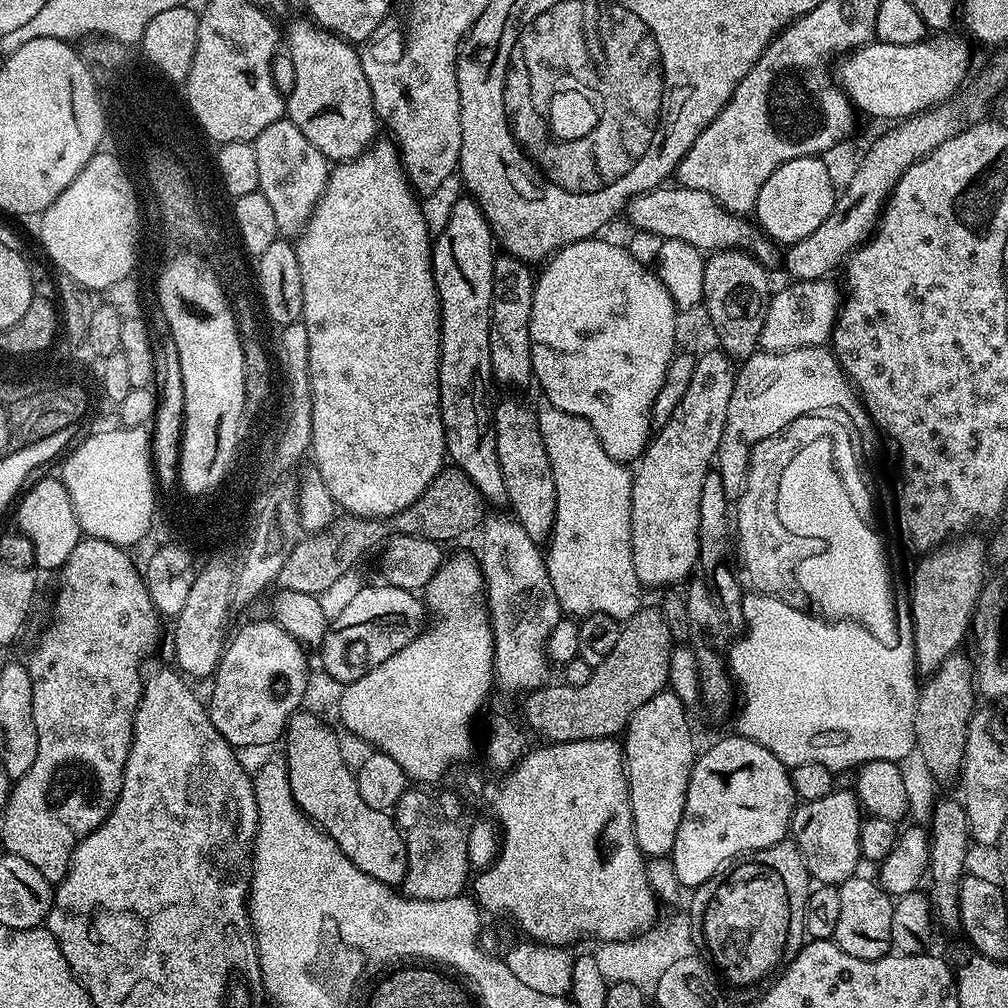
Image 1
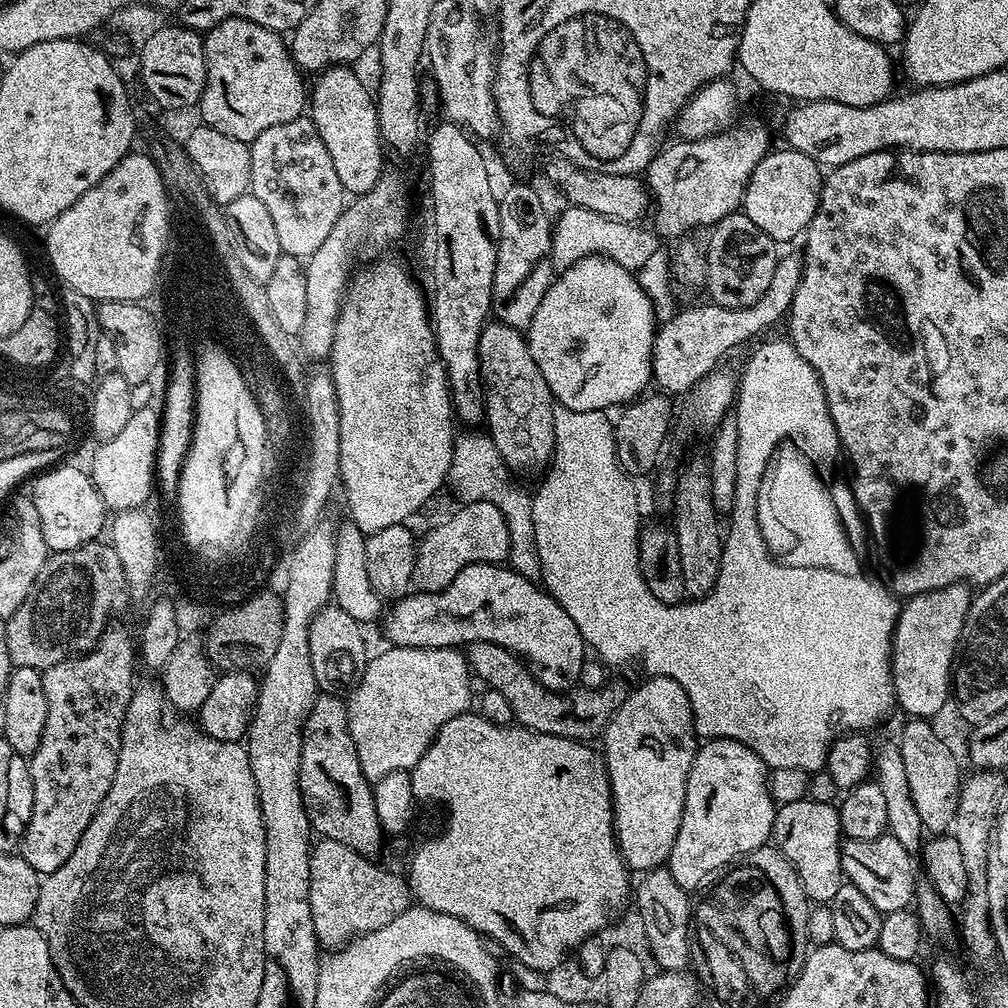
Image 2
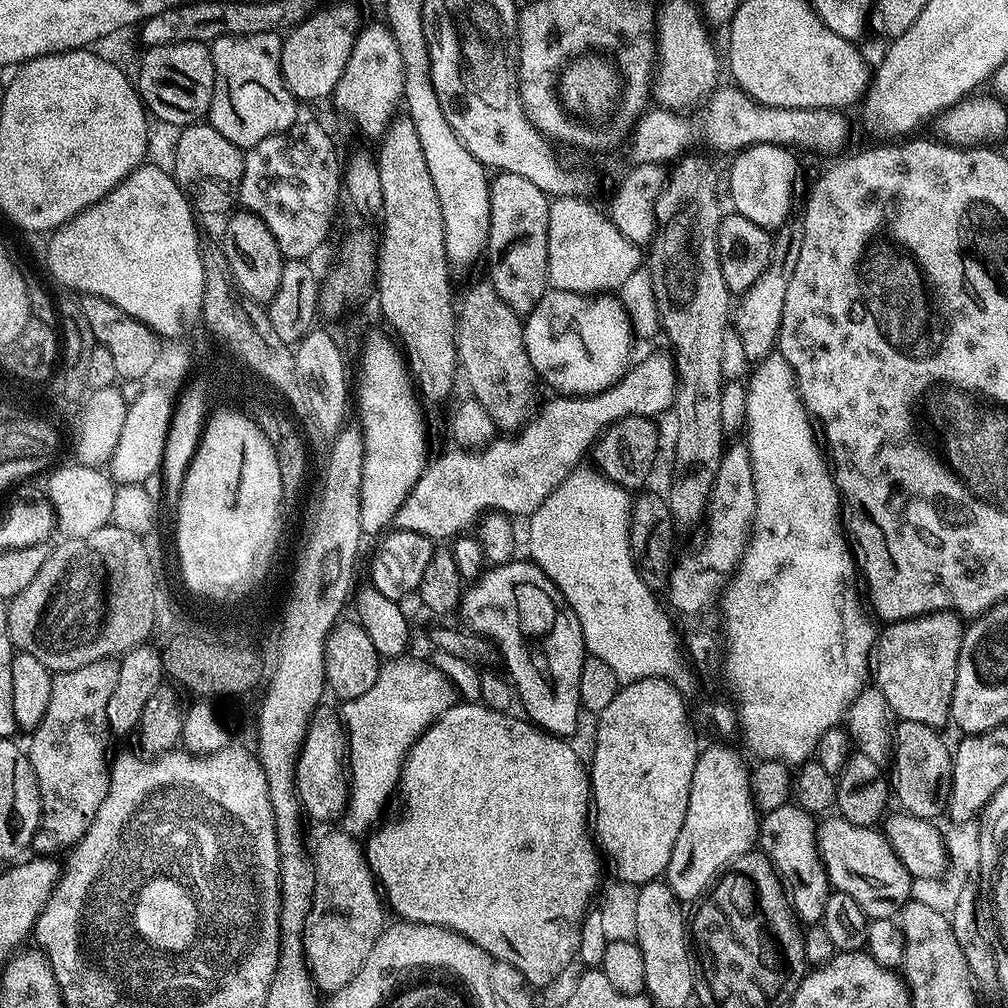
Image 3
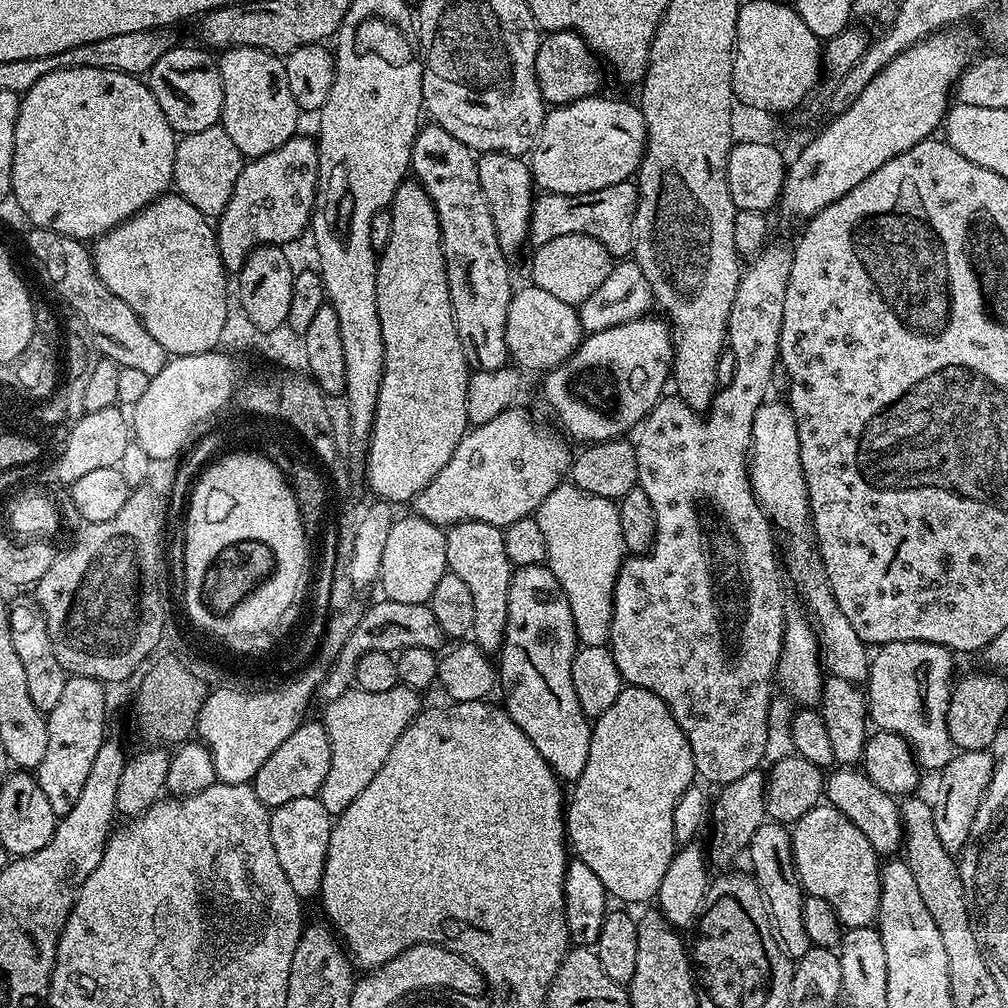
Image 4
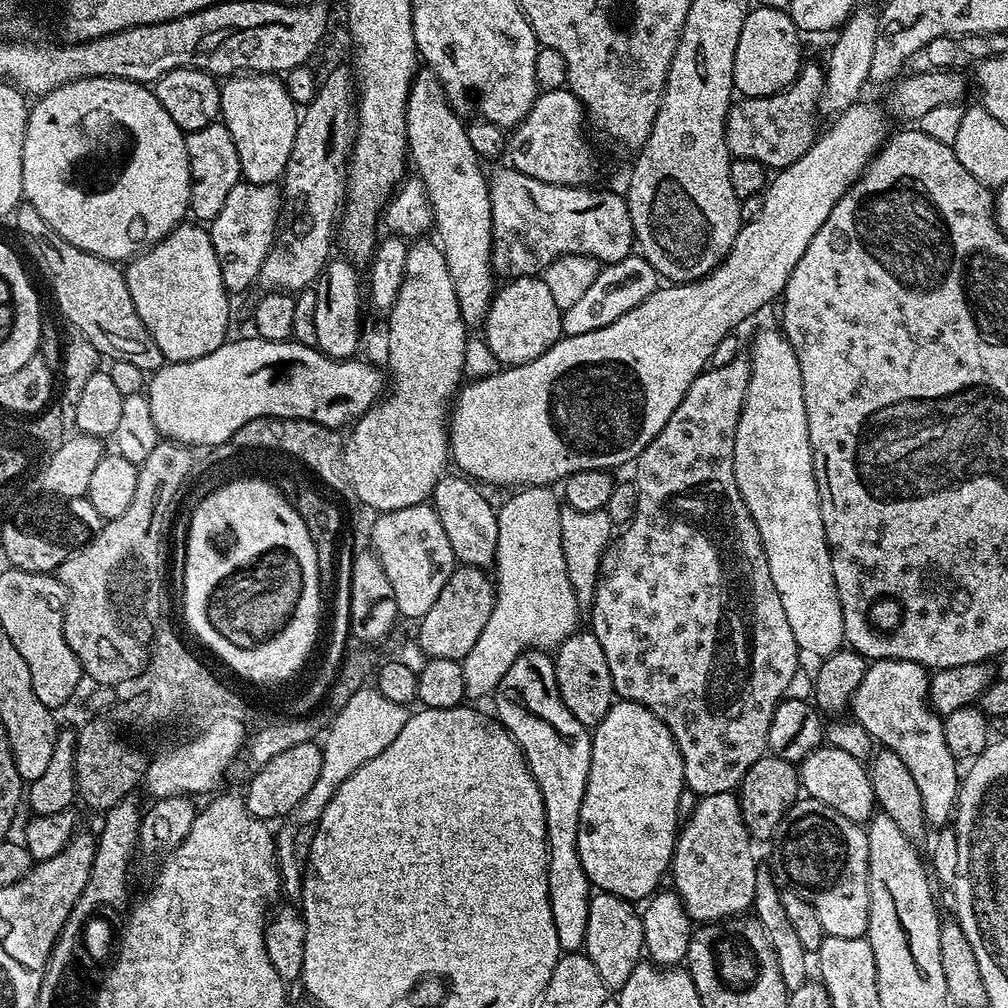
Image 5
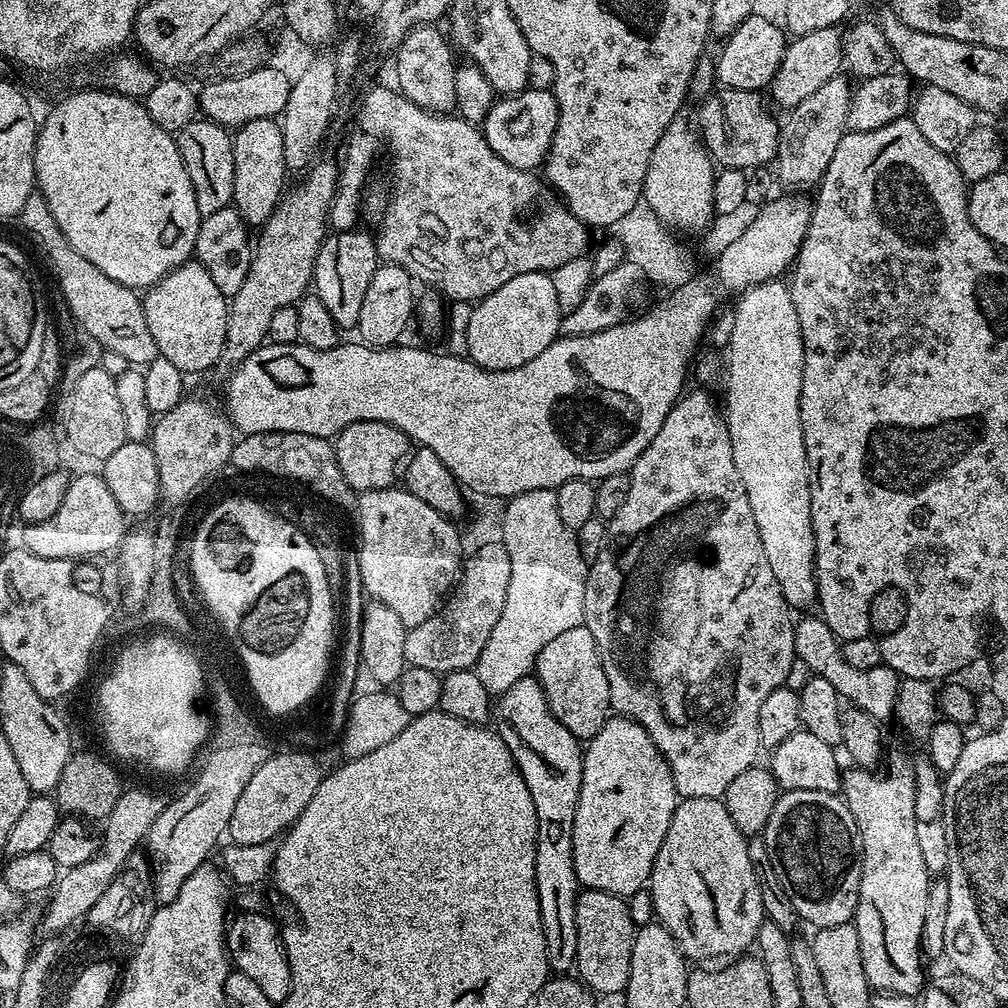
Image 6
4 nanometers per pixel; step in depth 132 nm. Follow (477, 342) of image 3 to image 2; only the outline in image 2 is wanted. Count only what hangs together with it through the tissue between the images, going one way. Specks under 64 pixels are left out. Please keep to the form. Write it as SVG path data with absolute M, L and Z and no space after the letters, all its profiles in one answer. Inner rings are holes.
M499 322L484 325L478 342L480 385L484 387L484 420L504 465L513 473L532 476L549 467L556 450L554 401L538 362L528 349L525 333Z

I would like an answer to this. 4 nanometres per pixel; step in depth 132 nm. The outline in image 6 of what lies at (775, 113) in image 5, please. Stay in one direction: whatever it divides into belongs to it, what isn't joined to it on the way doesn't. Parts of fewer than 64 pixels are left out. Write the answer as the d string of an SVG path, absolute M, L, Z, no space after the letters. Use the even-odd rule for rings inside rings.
M724 88L721 93L721 96L706 97L696 112L696 120L694 119L706 151L712 155L713 161L720 168L751 170L771 165L776 159L781 125L764 109L763 95L760 92L747 92L733 88Z

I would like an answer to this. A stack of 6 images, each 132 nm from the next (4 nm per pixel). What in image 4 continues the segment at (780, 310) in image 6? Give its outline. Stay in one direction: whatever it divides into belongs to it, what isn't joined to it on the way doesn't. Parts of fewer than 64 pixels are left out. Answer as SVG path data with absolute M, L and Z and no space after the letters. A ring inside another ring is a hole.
M775 398L769 399L765 404L762 405L758 409L758 411L754 414L754 430L752 431L752 450L748 458L748 477L750 478L750 482L752 483L752 489L754 490L754 494L756 495L756 500L760 504L761 510L768 516L768 519L772 521L773 525L777 529L780 528L782 531L788 535L788 542L783 543L783 551L784 548L788 551L788 568L786 564L786 570L792 573L792 580L796 583L796 588L800 591L800 596L804 599L804 608L803 611L806 613L807 619L811 621L814 625L814 631L816 634L817 641L820 645L820 651L822 653L822 664L825 669L831 675L837 676L838 678L846 678L846 682L854 682L858 685L863 685L868 678L868 670L870 667L870 648L869 645L864 644L862 642L862 638L858 638L858 634L854 634L854 626L850 626L850 621L846 619L846 614L842 614L842 609L838 607L838 602L834 598L834 594L830 590L830 586L828 585L828 579L826 578L826 574L824 573L824 565L820 563L820 558L818 555L818 549L814 543L813 537L810 535L810 509L808 506L808 487L806 486L806 478L804 477L804 471L802 470L802 454L800 453L800 443L798 442L798 430L796 428L796 419L792 417L792 410L788 407L787 403L781 402L780 404Z

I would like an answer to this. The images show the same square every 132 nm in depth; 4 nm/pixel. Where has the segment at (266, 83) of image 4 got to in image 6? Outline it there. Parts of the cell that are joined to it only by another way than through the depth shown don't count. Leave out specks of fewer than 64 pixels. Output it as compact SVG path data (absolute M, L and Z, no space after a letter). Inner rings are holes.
M275 119L251 120L241 128L235 129L232 145L234 146L234 194L232 195L234 207L245 224L263 226L286 191L282 130Z

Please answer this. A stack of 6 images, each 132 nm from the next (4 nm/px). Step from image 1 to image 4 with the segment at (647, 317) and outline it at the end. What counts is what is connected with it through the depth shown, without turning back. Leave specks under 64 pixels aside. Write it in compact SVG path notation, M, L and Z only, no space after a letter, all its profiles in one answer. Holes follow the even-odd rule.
M527 287L512 293L510 310L506 314L506 346L513 365L543 373L556 369L563 360L569 360L576 353L582 339L580 314L575 307L558 301L546 291Z

